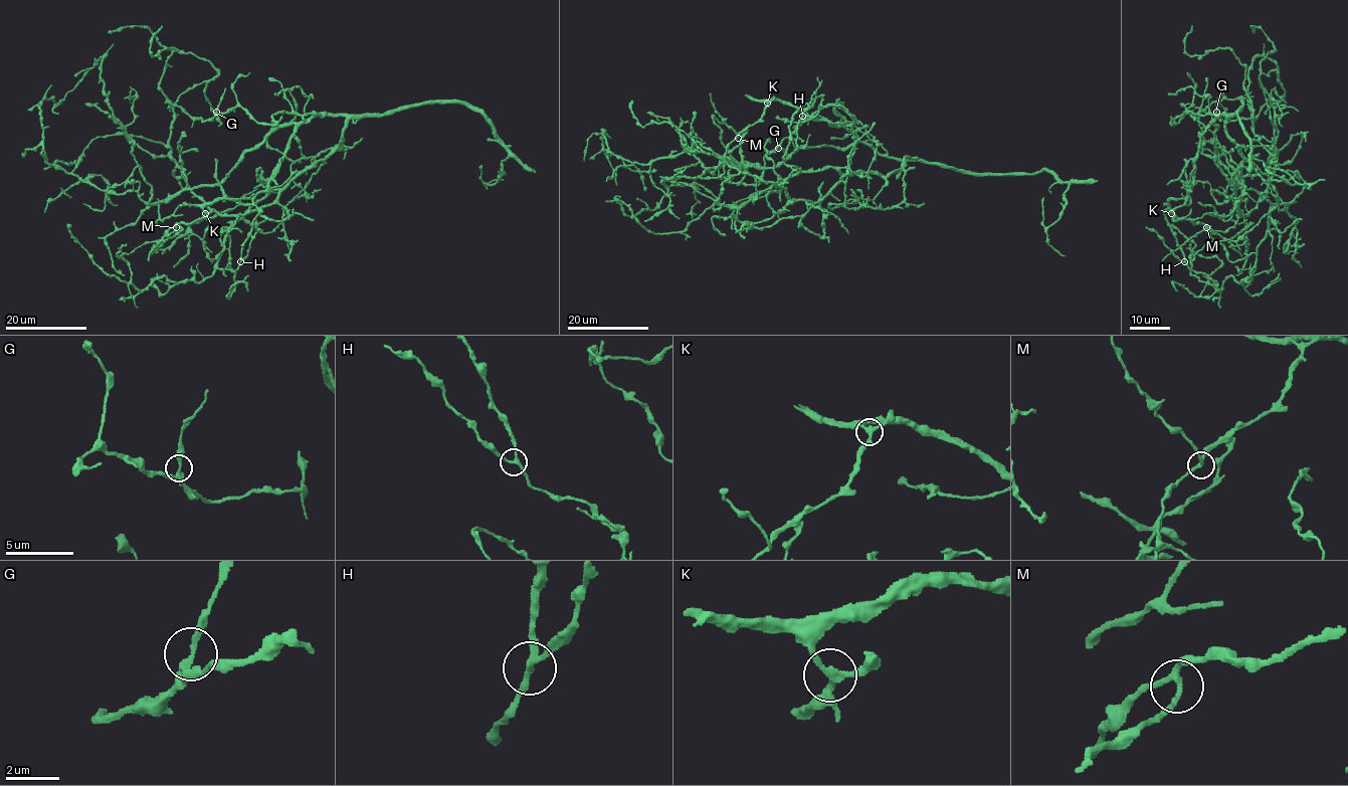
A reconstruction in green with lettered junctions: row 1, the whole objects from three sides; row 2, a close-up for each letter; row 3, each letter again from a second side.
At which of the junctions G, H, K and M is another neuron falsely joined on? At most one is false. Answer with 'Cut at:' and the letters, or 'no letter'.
Cut at: no letter

